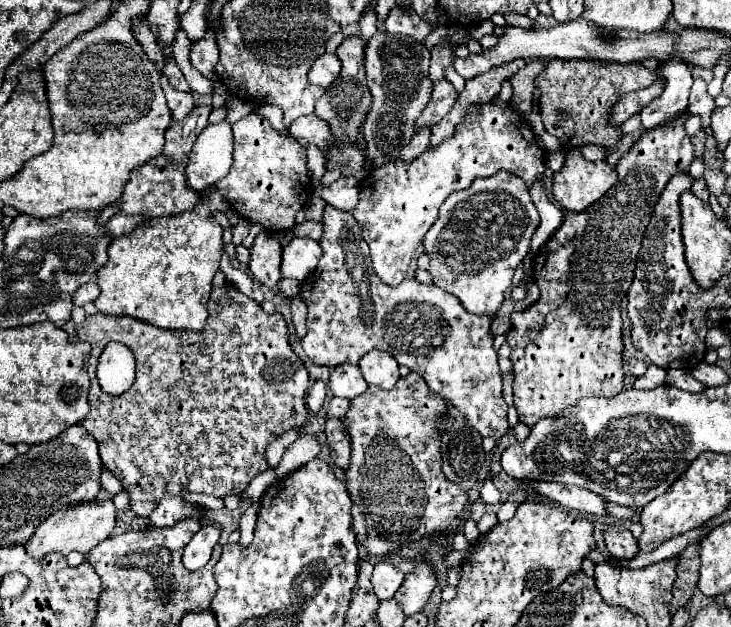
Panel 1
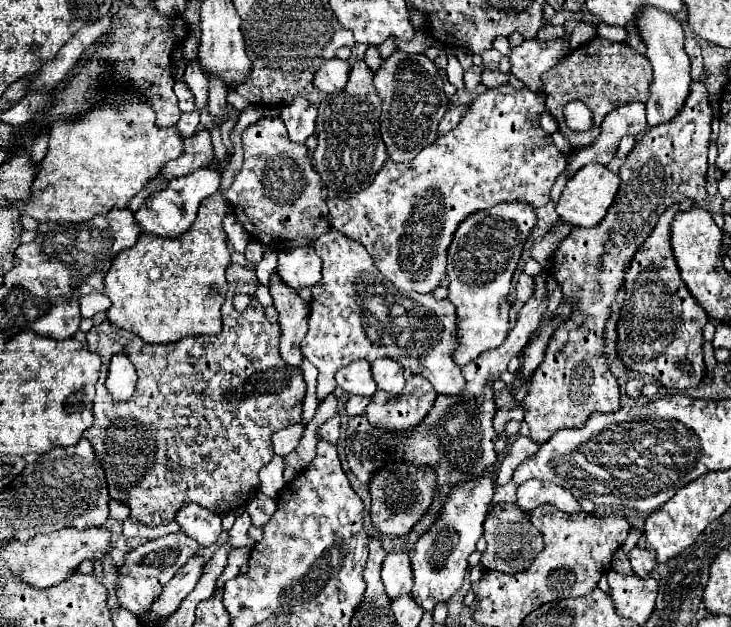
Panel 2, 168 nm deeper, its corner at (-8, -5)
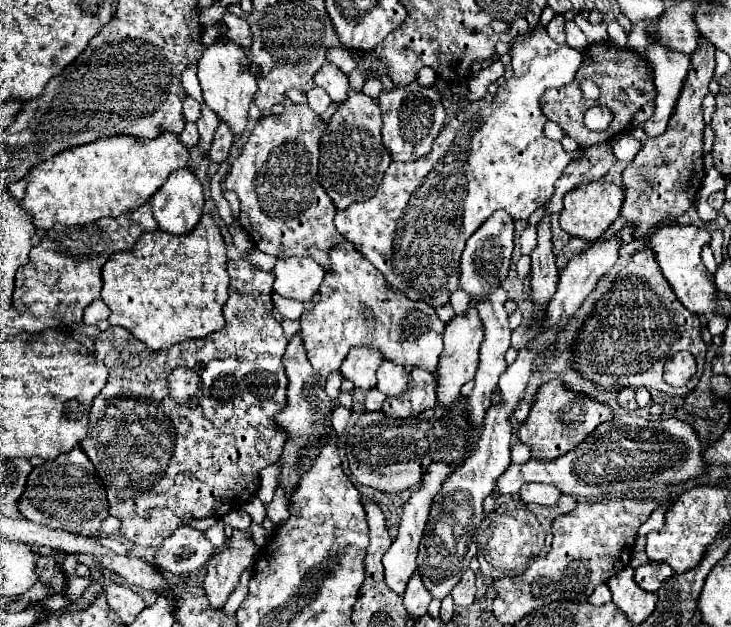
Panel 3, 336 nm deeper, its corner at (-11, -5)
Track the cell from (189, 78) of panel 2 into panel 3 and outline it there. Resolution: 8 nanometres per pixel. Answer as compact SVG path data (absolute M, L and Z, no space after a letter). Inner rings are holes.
M203 102L201 104L201 118L197 120L197 128L199 128L199 136L201 136L201 150L207 152L215 134L215 128L219 124L219 116L215 116L215 112L211 112L211 108Z

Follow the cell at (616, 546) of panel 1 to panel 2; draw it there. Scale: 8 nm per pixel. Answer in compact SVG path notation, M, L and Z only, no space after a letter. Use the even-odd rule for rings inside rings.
M634 548L630 554L630 562L632 562L632 570L636 576L640 578L648 578L648 574L656 568L656 556L652 550L640 550L640 548Z

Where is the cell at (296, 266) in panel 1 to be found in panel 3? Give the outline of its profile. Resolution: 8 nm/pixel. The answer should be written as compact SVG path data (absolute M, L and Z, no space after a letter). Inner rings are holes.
M309 256L303 258L279 258L275 268L273 290L285 298L311 300L323 282L325 270Z

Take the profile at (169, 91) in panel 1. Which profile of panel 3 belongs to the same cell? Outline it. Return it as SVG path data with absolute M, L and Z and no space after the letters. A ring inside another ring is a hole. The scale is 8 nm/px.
M187 122L185 124L185 128L183 128L183 132L179 134L179 140L187 146L187 148L191 148L191 146L195 146L197 142L199 142L199 132L197 132L197 124L195 122Z

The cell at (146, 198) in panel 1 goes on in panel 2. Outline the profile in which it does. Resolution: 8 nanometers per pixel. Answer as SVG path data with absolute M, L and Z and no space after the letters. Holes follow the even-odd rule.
M206 130L198 132L190 138L184 138L184 146L186 146L186 152L162 168L162 174L168 180L178 178L178 176L186 176L186 174L198 170L200 166L208 166L214 160L210 132L206 132Z

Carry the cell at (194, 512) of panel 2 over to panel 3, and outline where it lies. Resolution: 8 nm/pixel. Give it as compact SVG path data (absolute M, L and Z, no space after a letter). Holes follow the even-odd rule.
M219 518L209 530L205 530L203 534L205 534L205 538L215 546L215 548L221 548L221 546L225 546L225 534L223 534L223 520Z

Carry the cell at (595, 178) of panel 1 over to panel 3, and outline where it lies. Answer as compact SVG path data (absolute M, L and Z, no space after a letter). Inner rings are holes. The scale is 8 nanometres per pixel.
M603 178L595 180L595 182L585 182L583 186L573 188L571 192L567 192L567 196L565 196L565 208L559 214L559 224L571 236L581 236L585 240L595 240L619 216L623 198L625 198L625 190L619 184L607 182Z

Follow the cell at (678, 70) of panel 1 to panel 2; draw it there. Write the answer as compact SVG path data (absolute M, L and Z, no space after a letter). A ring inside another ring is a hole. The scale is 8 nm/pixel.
M640 8L636 14L636 26L642 42L646 44L646 58L654 68L654 80L650 88L650 98L646 102L646 120L648 126L658 126L672 120L684 106L690 92L690 56L684 52L684 30L680 22L660 10L660 8Z

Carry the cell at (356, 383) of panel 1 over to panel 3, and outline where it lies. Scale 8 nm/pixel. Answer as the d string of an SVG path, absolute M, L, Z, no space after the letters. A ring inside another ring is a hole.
M353 348L347 354L347 360L341 368L343 378L351 380L359 390L371 390L377 384L375 370L383 362L379 352L371 352L369 348Z

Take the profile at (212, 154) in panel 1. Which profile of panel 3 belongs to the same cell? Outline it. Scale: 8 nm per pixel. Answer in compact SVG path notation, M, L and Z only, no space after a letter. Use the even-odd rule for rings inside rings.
M187 168L175 170L175 172L171 172L171 176L163 184L163 188L159 188L159 192L155 192L155 196L151 196L149 204L151 204L155 222L163 232L187 234L187 232L191 232L191 228L197 226L197 222L203 214L203 204L205 204L203 184L197 180L197 176L191 170L187 170Z

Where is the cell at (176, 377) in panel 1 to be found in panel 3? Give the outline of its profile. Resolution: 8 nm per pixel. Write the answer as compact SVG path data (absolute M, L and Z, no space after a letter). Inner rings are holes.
M245 256L237 258L237 260L229 260L227 272L231 276L231 284L229 284L229 300L223 306L223 316L225 316L225 328L223 330L209 334L205 338L199 338L199 340L187 340L183 344L175 344L175 348L159 350L159 352L149 350L143 342L139 342L135 336L131 336L131 332L127 328L121 328L121 326L111 326L109 330L101 332L95 338L93 356L95 356L95 360L99 360L107 366L109 380L107 380L105 388L93 400L91 416L89 416L89 432L87 432L87 438L83 440L81 448L87 452L87 456L91 456L91 462L97 468L97 474L107 488L109 514L117 516L121 520L121 534L127 540L131 540L133 544L159 548L165 538L169 538L179 526L183 526L191 518L205 518L205 516L223 518L231 510L243 508L249 502L249 498L253 498L255 492L259 490L259 472L267 464L277 462L281 452L283 452L287 432L283 432L275 424L275 416L287 404L289 380L287 380L285 368L281 364L281 358L283 358L283 352L287 346L287 338L283 334L281 324L271 314L271 310L273 310L273 304L271 304L273 272L263 272L263 270L255 268Z

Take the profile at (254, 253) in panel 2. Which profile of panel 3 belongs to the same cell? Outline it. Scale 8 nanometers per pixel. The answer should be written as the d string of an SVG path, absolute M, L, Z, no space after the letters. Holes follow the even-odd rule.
M251 248L249 250L249 260L259 268L259 270L265 270L265 272L271 272L273 270L273 266L275 266L275 256L269 256L269 254L265 254L265 252L261 252L259 248Z

